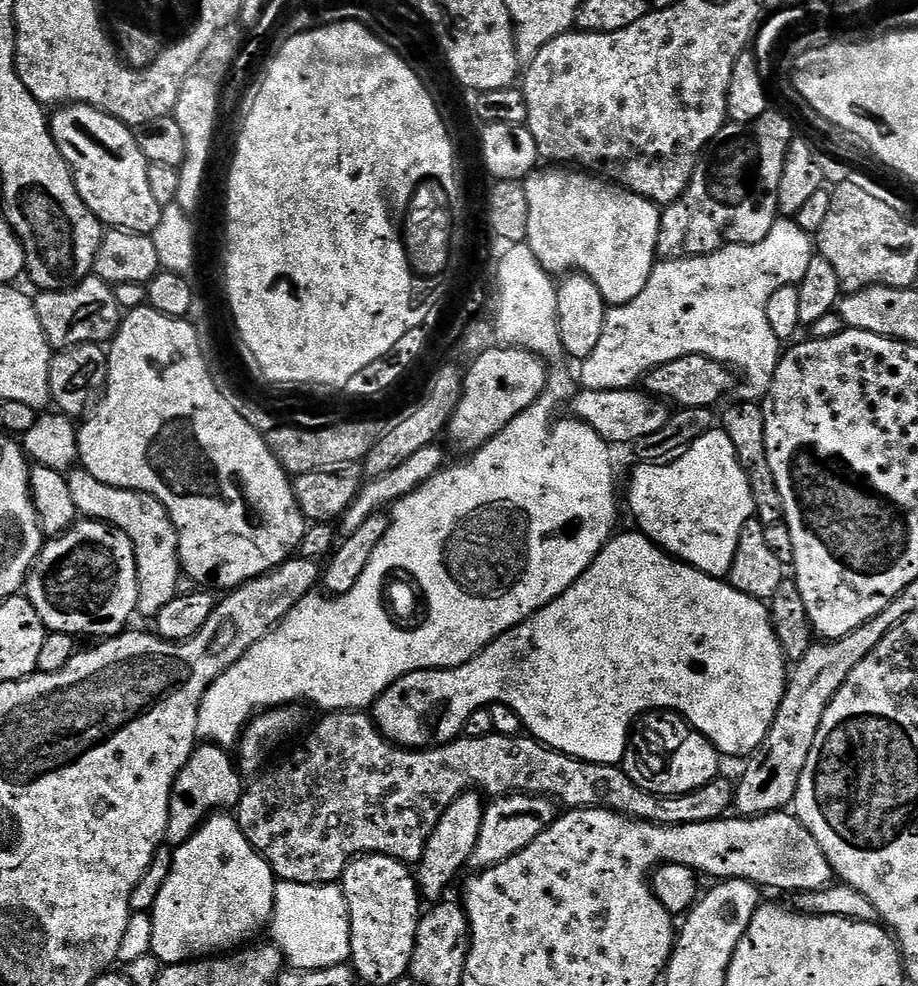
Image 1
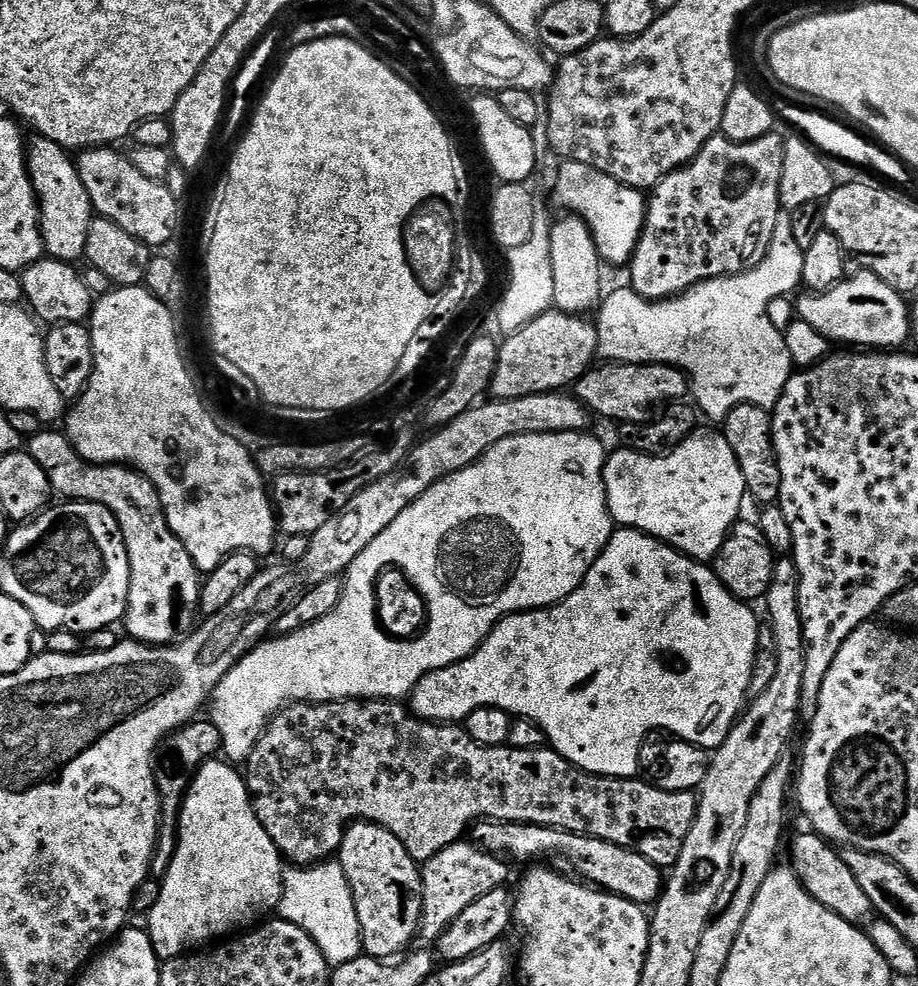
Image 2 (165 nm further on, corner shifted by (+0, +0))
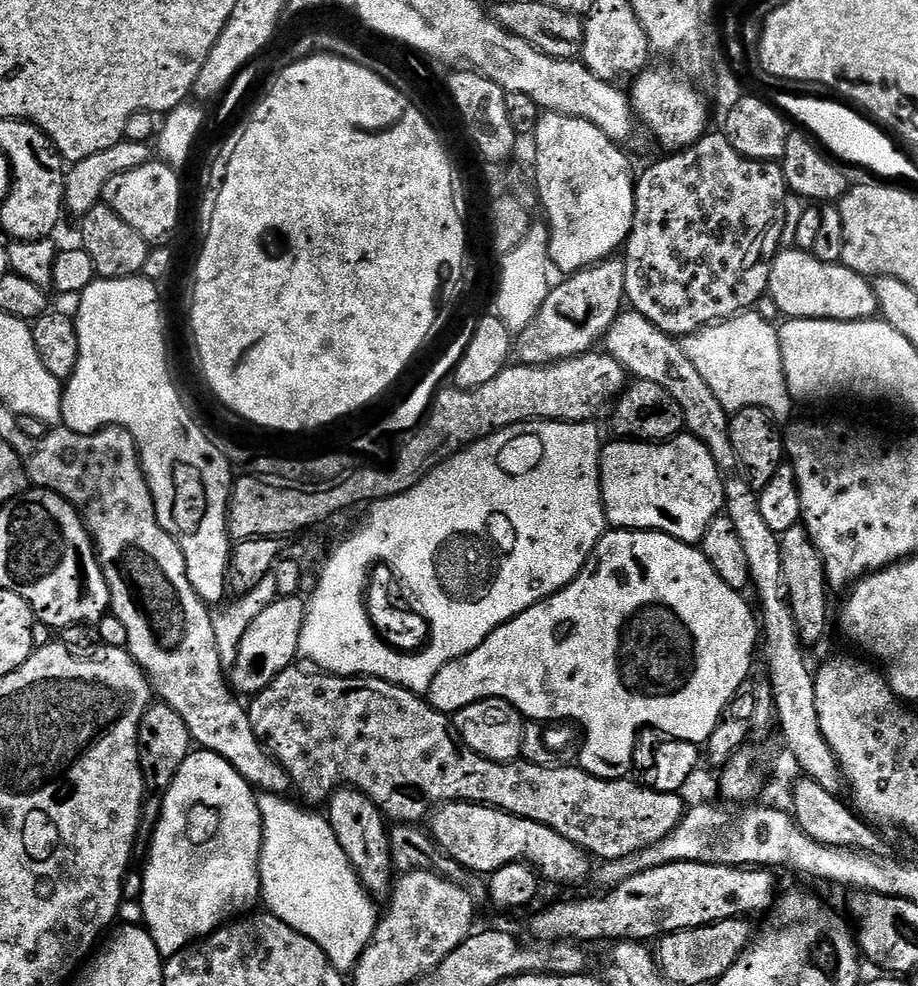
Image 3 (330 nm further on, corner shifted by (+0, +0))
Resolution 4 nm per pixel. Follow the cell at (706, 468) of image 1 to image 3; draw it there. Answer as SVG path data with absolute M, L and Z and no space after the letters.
M681 434L673 439L663 442L633 442L627 438L613 439L613 444L605 443L600 454L600 493L604 499L604 514L608 518L608 523L616 530L639 530L642 532L661 532L670 538L682 541L683 544L699 545L700 540L710 522L721 515L720 508L726 501L726 480L720 471L720 467L714 462L712 455L696 436L691 434Z

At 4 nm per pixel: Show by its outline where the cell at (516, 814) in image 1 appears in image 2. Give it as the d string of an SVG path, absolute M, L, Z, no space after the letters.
M471 842L451 844L434 858L423 861L419 939L429 942L439 940L450 922L454 922L454 918L458 918L458 914L462 914L466 906L478 902L482 894L490 894L490 890L505 887L509 883L507 866L509 867L499 855L486 852Z

